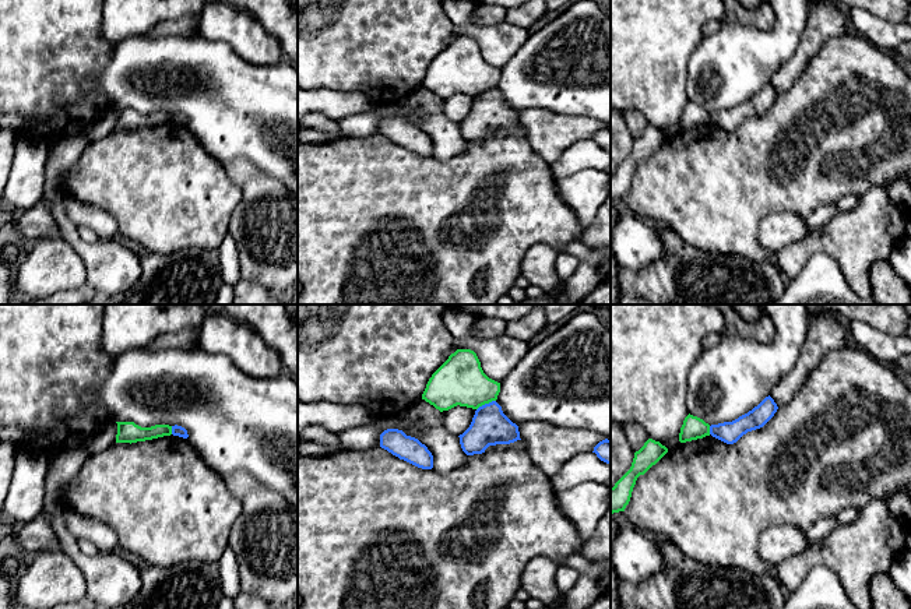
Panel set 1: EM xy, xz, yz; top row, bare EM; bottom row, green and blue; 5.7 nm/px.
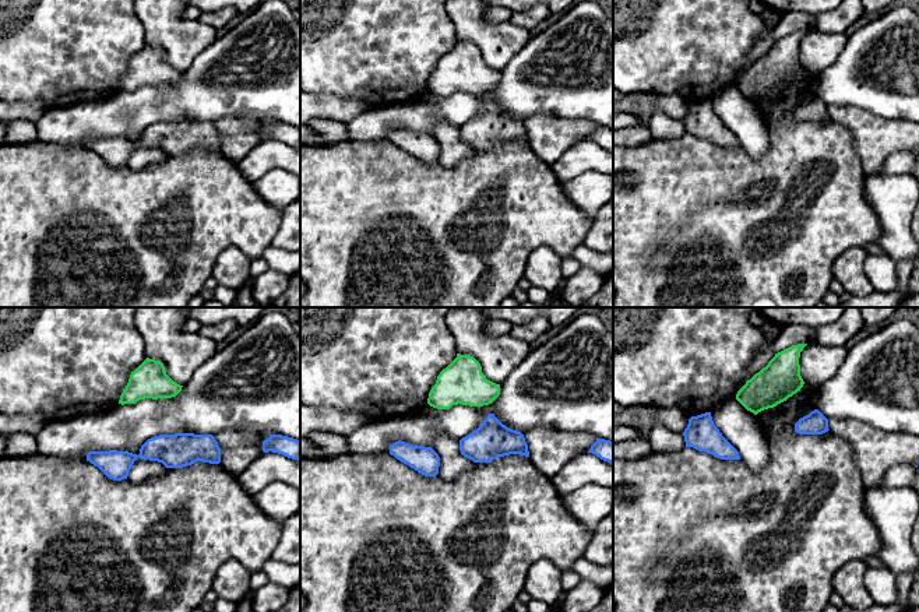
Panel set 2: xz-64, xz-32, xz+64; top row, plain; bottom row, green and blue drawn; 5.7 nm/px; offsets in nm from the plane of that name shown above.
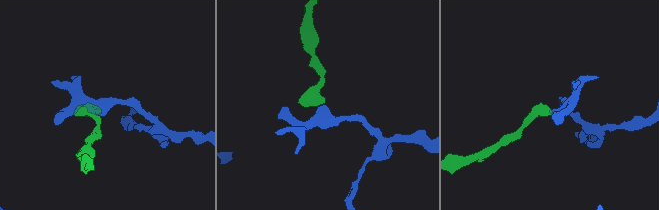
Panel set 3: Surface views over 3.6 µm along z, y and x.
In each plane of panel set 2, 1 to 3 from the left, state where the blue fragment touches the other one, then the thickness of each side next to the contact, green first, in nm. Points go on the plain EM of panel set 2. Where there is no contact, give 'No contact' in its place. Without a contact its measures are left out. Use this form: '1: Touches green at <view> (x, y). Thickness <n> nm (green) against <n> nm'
1: No contact
2: No contact
3: No contact

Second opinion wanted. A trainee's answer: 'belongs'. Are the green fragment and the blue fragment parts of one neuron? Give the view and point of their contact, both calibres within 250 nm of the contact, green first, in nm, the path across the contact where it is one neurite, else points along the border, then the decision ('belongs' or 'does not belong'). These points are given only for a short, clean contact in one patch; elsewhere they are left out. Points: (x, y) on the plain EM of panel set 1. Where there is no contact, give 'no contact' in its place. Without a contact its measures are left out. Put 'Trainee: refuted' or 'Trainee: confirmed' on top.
Trainee: refuted
contact xz (485, 90); calibres 280 and 220 nm; border xz (495, 87), (482, 91), (477, 97); does not belong

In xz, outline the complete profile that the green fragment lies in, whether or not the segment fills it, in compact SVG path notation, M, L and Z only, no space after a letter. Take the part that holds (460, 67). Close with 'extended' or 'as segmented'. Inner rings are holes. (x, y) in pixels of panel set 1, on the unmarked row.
M457 36L432 61L422 87L440 99L457 92L478 96L497 87L500 70L489 66L476 41L471 36Z; as segmented

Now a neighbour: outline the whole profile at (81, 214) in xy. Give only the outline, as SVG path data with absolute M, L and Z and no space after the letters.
M70 196L61 198L67 218L77 226L91 228L99 239L109 240L116 239L119 226L113 217L103 210L74 200Z

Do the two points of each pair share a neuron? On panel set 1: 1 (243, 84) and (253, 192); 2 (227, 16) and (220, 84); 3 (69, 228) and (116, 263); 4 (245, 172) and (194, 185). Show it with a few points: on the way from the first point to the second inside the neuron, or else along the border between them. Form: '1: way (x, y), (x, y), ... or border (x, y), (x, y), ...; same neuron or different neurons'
1: border (222, 162), (234, 159), (249, 161), (278, 180); different neurons
2: border (200, 34), (224, 41), (250, 62); different neurons
3: way (76, 240), (87, 252), (104, 260); same neuron
4: border (221, 164), (241, 192), (241, 201), (235, 208); different neurons

